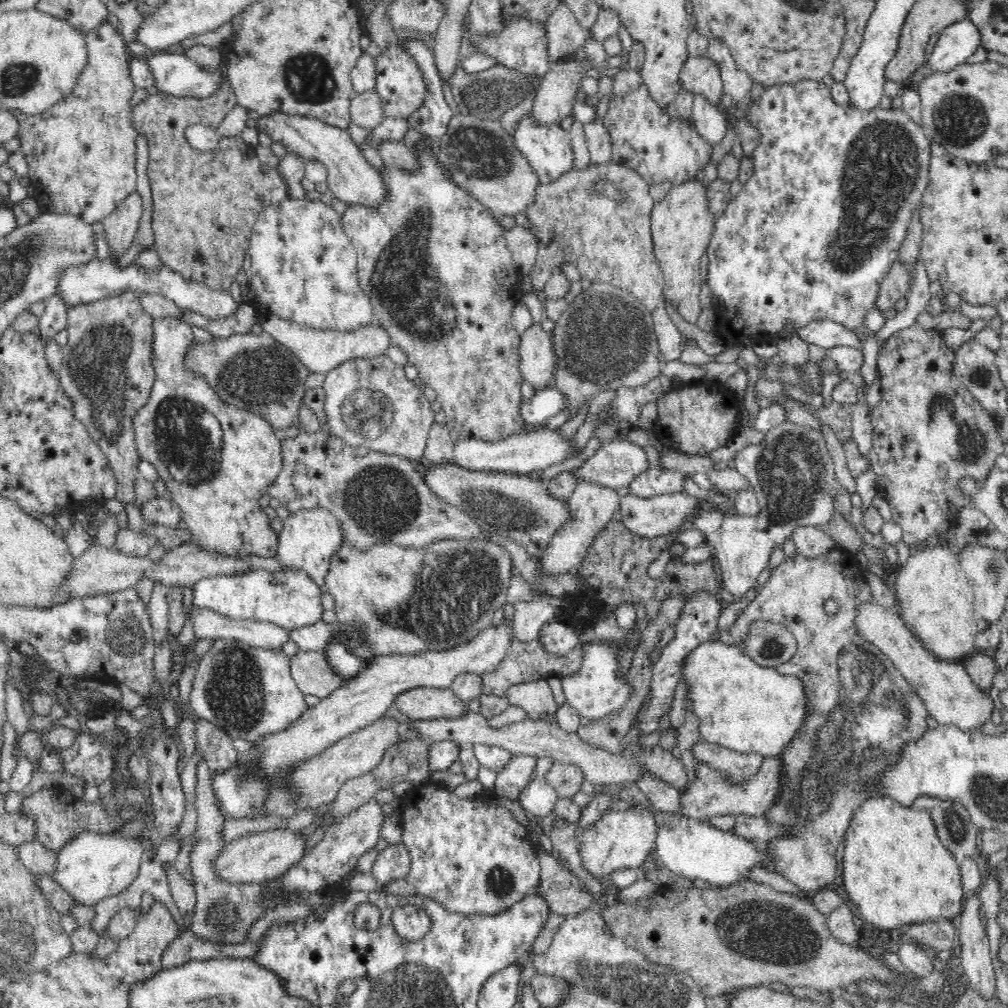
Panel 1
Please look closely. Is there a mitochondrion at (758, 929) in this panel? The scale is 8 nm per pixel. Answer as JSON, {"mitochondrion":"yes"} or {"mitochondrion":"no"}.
{"mitochondrion":"yes"}

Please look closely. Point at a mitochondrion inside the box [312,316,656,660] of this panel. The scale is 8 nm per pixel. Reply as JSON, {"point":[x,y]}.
{"point":[453,589]}

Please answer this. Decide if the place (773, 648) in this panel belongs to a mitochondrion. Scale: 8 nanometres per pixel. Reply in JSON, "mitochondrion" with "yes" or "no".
{"mitochondrion":"yes"}

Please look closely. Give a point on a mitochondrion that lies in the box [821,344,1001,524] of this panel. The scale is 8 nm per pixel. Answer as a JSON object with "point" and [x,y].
{"point":[969,450]}

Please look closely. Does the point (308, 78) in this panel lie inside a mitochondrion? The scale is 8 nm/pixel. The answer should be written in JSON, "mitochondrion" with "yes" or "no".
{"mitochondrion":"yes"}

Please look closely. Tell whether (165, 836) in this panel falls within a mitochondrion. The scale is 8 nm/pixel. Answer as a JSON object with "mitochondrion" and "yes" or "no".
{"mitochondrion":"no"}

